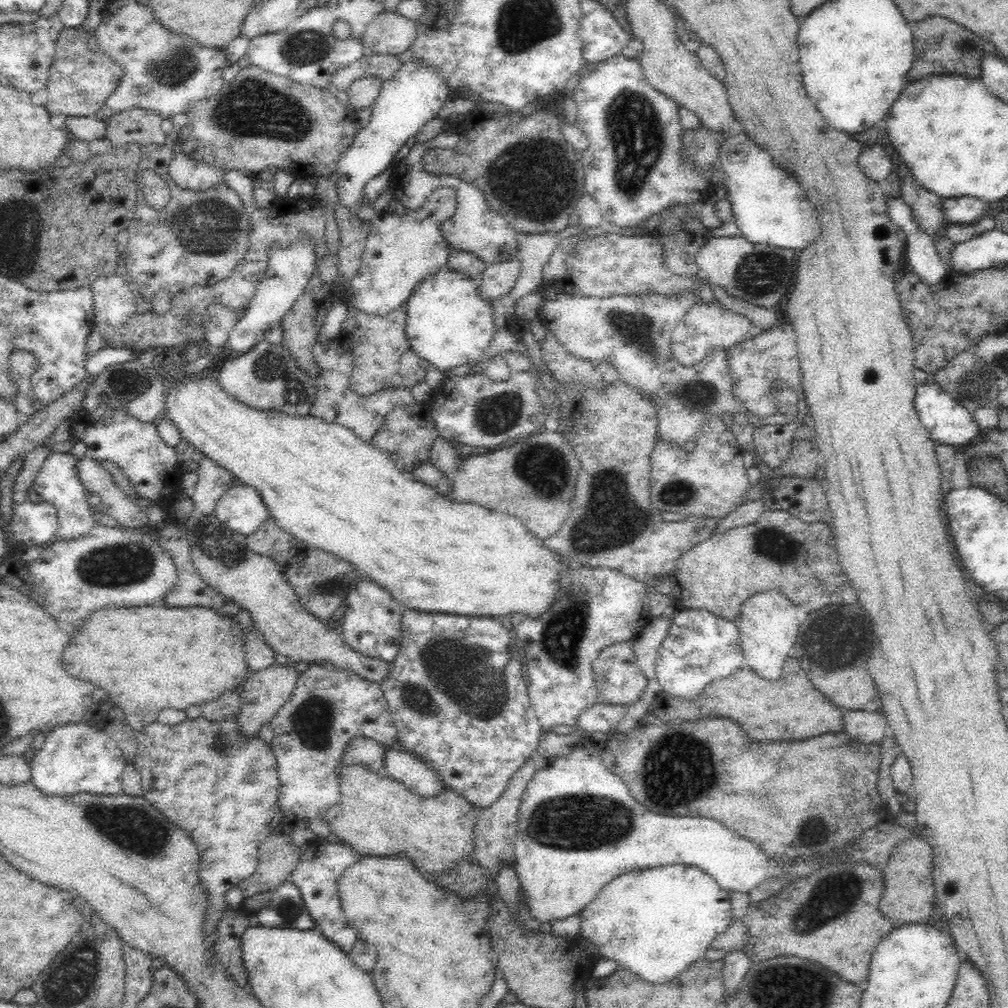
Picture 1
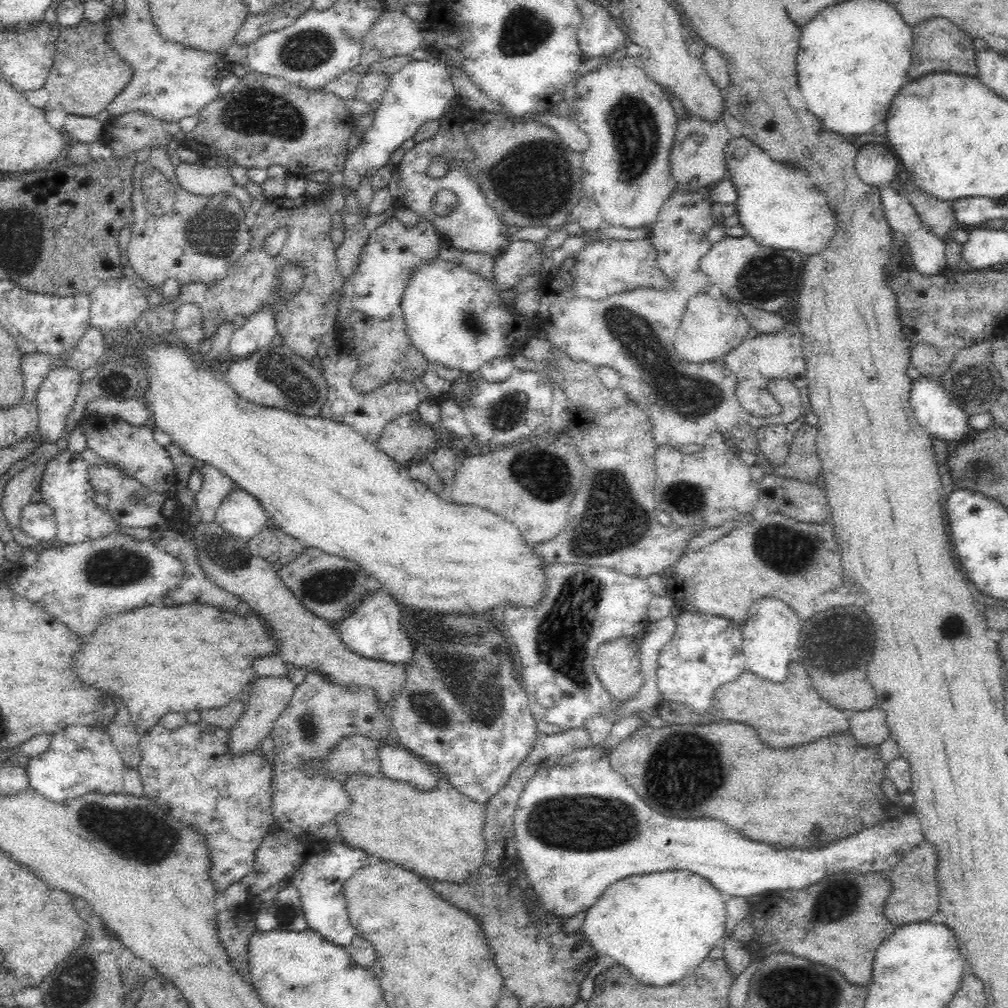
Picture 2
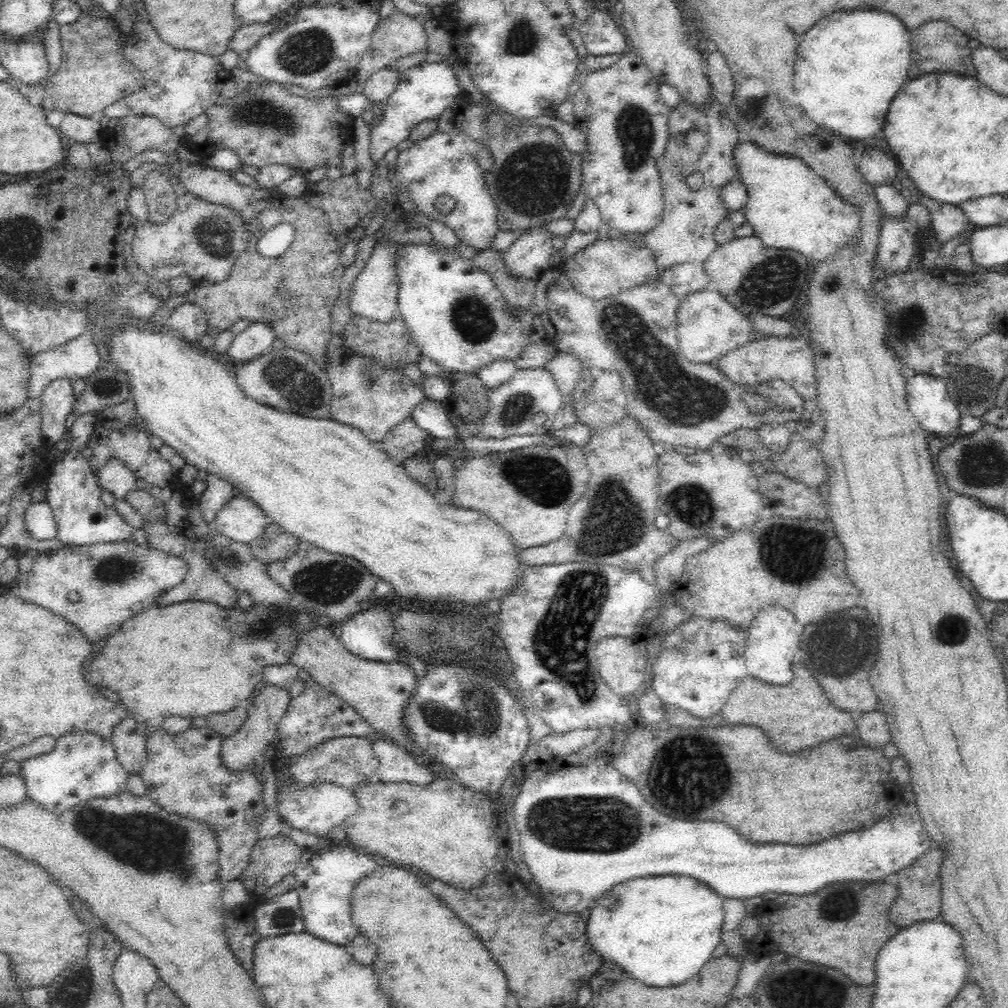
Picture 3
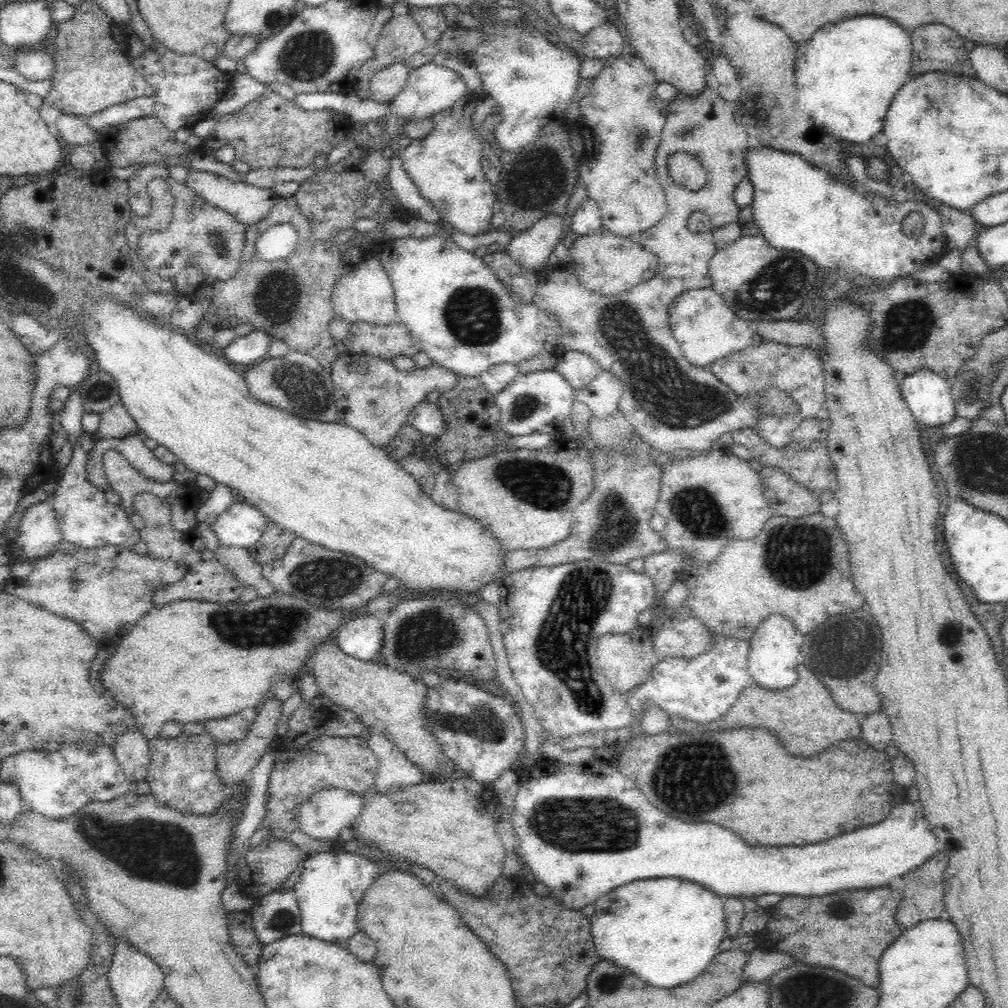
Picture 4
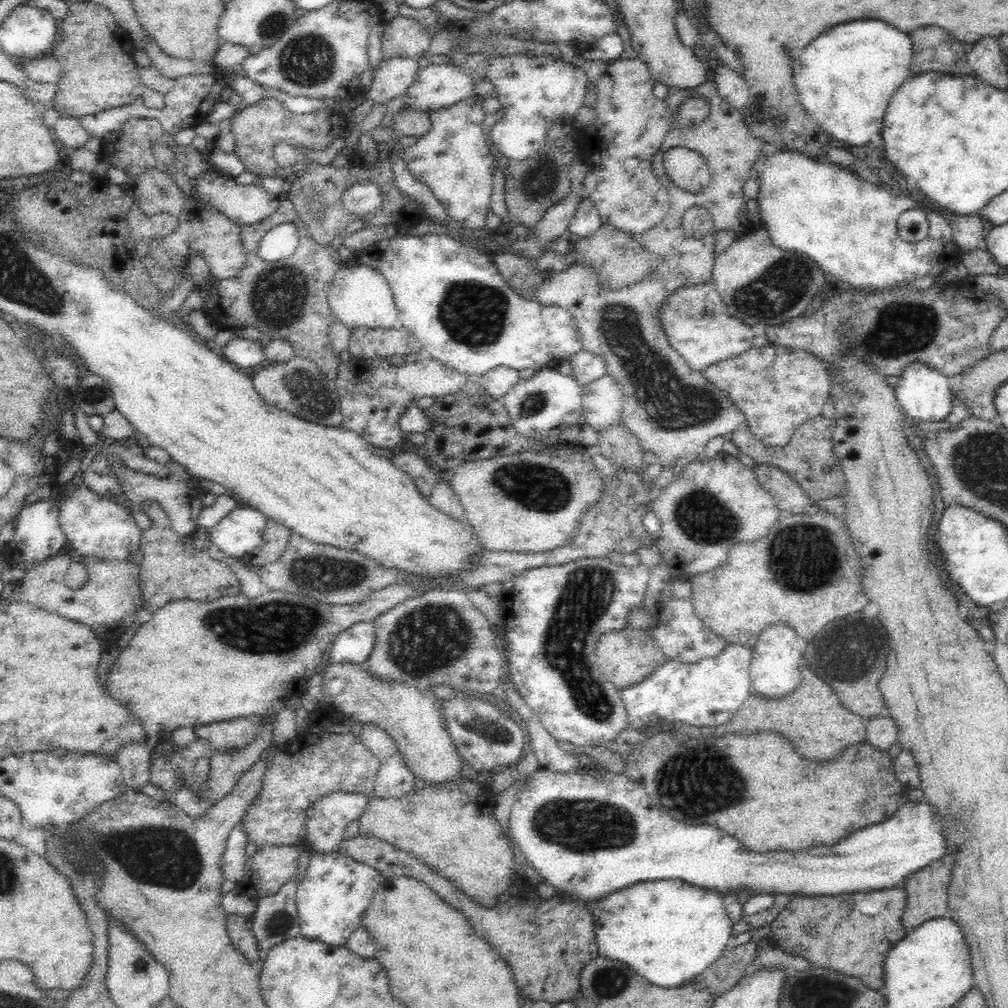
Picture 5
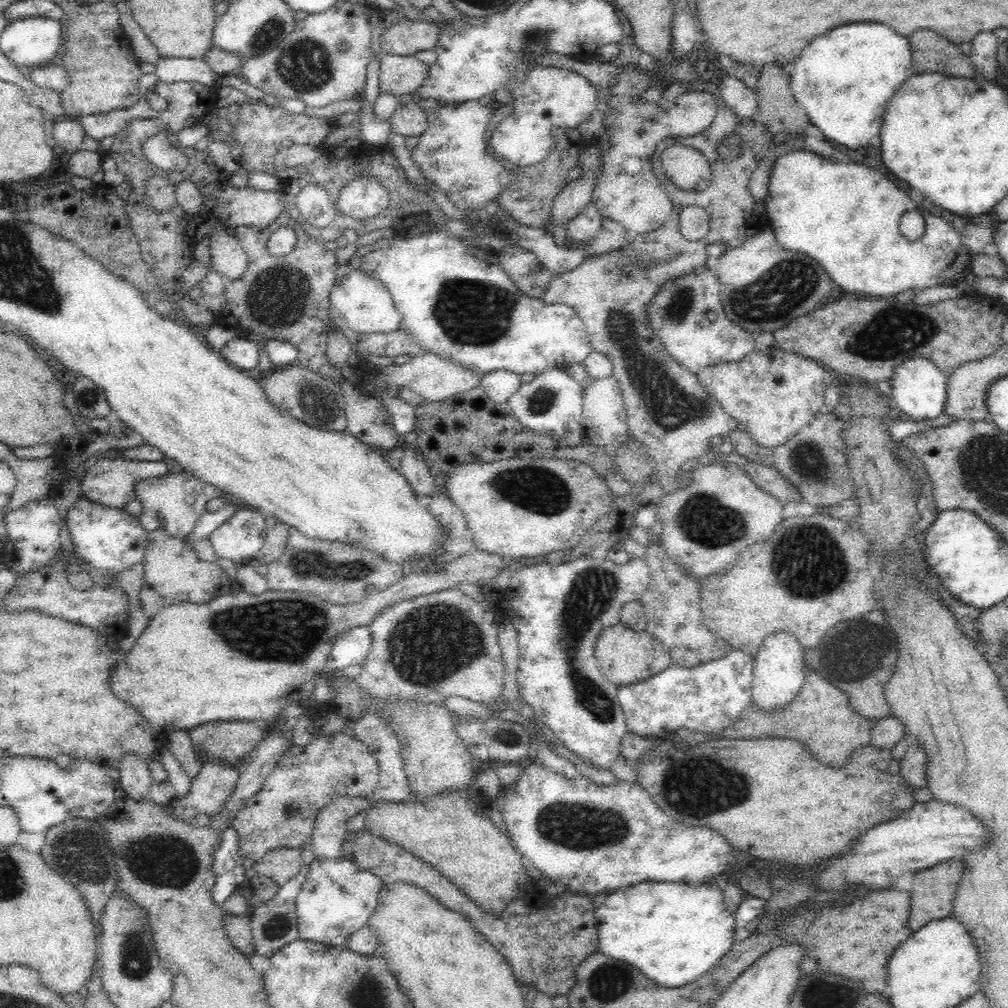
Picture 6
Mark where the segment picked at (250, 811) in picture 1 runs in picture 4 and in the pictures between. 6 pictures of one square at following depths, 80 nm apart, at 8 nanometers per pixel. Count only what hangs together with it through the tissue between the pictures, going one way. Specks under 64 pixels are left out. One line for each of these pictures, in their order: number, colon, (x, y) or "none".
2: (188, 772)
3: (183, 773)
4: (182, 772)

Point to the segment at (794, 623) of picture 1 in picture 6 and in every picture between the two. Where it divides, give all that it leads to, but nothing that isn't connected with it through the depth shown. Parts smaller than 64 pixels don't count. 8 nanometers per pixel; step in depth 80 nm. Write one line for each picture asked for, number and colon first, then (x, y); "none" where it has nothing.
2: (770, 634)
3: (773, 637)
4: (774, 645)
5: (776, 655)
6: (777, 672)

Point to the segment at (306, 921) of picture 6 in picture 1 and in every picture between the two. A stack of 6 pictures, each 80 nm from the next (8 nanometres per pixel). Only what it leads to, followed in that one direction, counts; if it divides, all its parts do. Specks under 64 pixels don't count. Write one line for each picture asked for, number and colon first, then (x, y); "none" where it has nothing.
1: (322, 863)
2: (326, 865)
3: (324, 880)
4: (332, 885)
5: (335, 892)

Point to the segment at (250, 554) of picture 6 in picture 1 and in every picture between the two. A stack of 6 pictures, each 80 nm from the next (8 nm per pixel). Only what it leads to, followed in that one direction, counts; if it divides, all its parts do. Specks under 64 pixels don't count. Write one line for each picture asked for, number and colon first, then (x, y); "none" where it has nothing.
1: (241, 509)
2: (240, 515)
3: (240, 520)
4: (242, 525)
5: (238, 534)

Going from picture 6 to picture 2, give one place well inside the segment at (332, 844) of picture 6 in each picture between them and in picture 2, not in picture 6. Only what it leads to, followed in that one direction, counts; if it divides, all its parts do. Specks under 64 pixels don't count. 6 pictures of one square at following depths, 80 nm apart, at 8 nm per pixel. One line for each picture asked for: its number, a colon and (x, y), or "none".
2: (320, 713)
3: (318, 809)
4: (327, 812)
5: (327, 819)

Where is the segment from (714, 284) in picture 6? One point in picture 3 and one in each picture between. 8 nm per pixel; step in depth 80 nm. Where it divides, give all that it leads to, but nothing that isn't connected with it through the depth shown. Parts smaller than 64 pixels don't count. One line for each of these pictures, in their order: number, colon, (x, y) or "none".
3: (707, 326)
4: (704, 326)
5: (697, 324)

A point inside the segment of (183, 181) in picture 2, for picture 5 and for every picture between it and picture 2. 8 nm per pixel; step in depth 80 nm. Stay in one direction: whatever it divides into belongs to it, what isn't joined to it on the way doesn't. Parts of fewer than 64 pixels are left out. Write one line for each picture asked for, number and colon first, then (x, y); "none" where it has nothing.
3: (216, 186)
4: (248, 204)
5: (243, 204)

